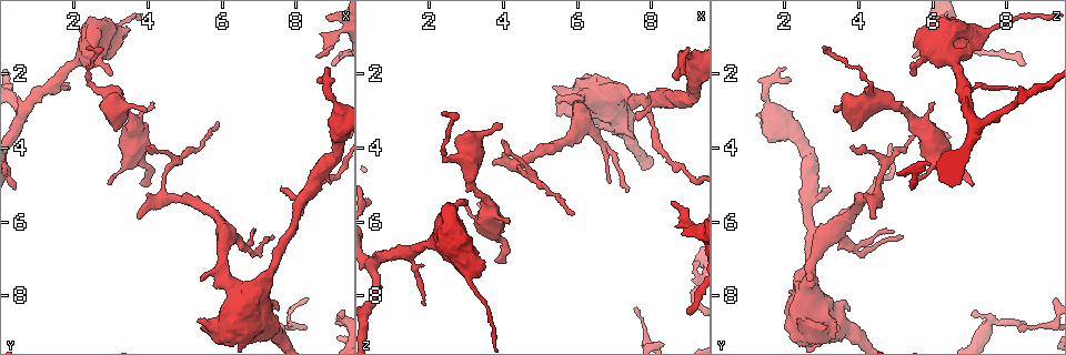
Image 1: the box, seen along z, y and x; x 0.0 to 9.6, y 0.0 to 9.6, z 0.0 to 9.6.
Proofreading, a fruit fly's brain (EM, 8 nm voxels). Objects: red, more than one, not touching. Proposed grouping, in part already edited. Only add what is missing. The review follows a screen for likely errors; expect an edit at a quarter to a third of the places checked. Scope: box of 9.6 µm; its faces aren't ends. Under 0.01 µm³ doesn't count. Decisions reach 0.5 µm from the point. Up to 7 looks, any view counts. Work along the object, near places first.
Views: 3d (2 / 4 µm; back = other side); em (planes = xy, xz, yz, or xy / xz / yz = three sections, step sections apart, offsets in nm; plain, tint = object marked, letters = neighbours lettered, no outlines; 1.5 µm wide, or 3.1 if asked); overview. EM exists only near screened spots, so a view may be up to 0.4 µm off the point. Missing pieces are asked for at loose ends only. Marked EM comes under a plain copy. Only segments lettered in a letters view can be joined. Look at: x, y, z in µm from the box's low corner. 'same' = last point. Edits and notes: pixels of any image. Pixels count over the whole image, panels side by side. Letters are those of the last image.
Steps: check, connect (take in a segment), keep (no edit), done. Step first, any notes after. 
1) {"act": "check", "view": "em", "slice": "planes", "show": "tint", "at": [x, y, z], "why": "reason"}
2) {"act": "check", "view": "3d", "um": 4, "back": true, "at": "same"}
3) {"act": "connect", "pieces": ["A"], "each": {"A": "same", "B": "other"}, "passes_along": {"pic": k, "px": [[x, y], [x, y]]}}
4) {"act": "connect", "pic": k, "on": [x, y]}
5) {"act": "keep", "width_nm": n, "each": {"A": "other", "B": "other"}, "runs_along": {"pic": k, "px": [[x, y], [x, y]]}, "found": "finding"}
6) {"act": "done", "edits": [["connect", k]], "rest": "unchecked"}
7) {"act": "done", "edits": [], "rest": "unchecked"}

{"act": "check", "view": "3d", "um": 4, "at": [2.35, 1.30, 3.00], "why": "tapers out"}

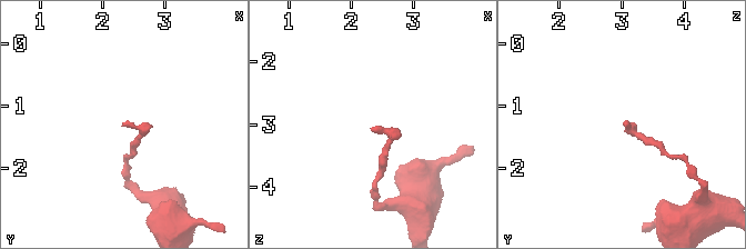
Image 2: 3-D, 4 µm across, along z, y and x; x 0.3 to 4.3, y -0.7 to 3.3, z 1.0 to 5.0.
{"act": "check", "view": "em", "slice": "planes", "show": "tint", "at": [2.30, 1.30, 3.00], "why": "shape alone is not enough"}

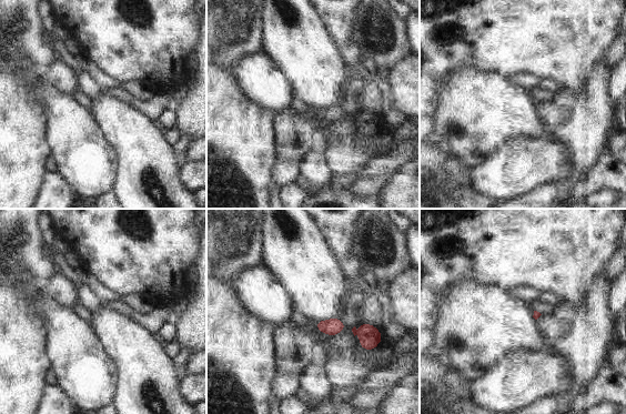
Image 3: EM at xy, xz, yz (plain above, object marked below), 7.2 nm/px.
{"act": "check", "view": "em", "slice": "planes", "show": "letters", "at": "same", "why": "see the neighbours"}

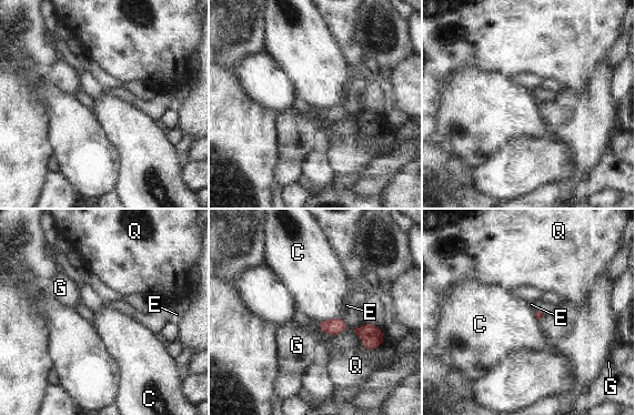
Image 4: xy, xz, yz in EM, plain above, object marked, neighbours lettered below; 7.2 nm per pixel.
{"act": "keep", "each": {"C": "other", "E": "other", "G": "other", "Q": "other"}, "border": {"pic": 4, "px": [[339, 317], [320, 322]]}, "found": "no lettered segment goes on from it"}

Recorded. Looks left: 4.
{"act": "check", "view": "3d", "um": 4, "back": true, "at": [3.85, 5.05, 7.15], "why": "an open end"}

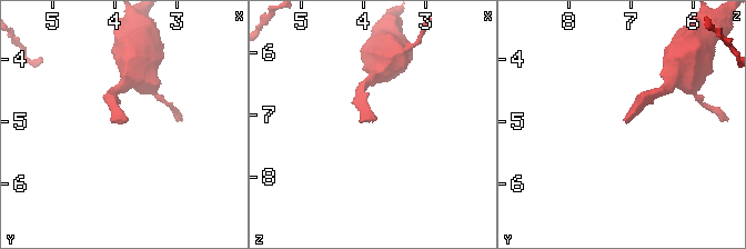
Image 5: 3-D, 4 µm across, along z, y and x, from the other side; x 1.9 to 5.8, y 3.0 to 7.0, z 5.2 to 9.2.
{"act": "check", "view": "em", "slice": "xz", "step": 8, "show": "letters", "at": [3.85, 5.00, 7.05]}

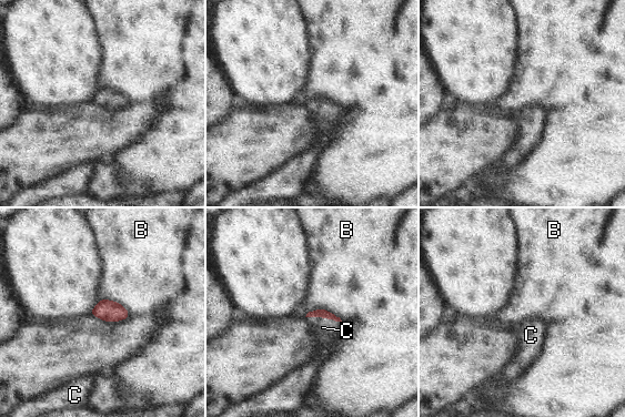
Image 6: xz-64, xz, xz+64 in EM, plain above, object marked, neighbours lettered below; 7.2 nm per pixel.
{"act": "connect", "pic": 6, "on": [322, 327], "longest_contact_nm": ["C", 260], "each": {"B": "other", "C": "same"}, "found": "it goes on there"}

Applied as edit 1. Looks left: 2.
{"act": "done", "edits": [["connect", 6]], "rest": "unchecked"}

